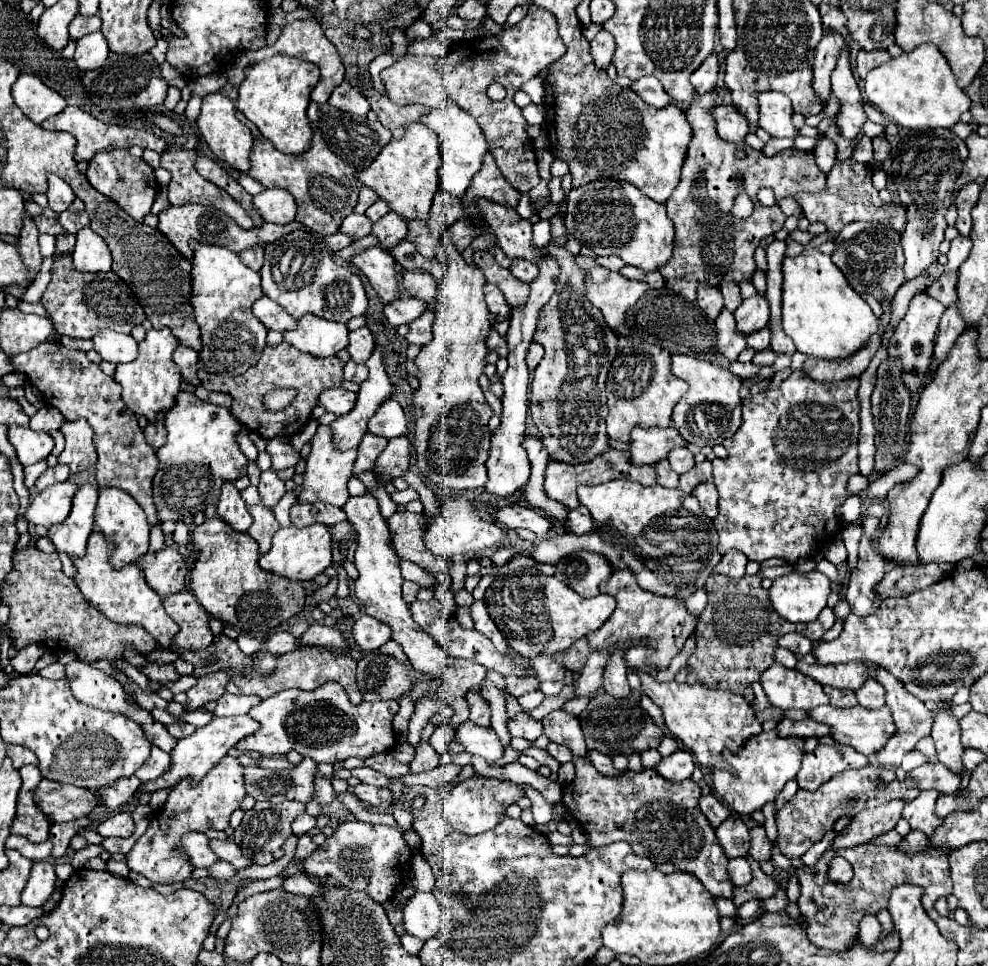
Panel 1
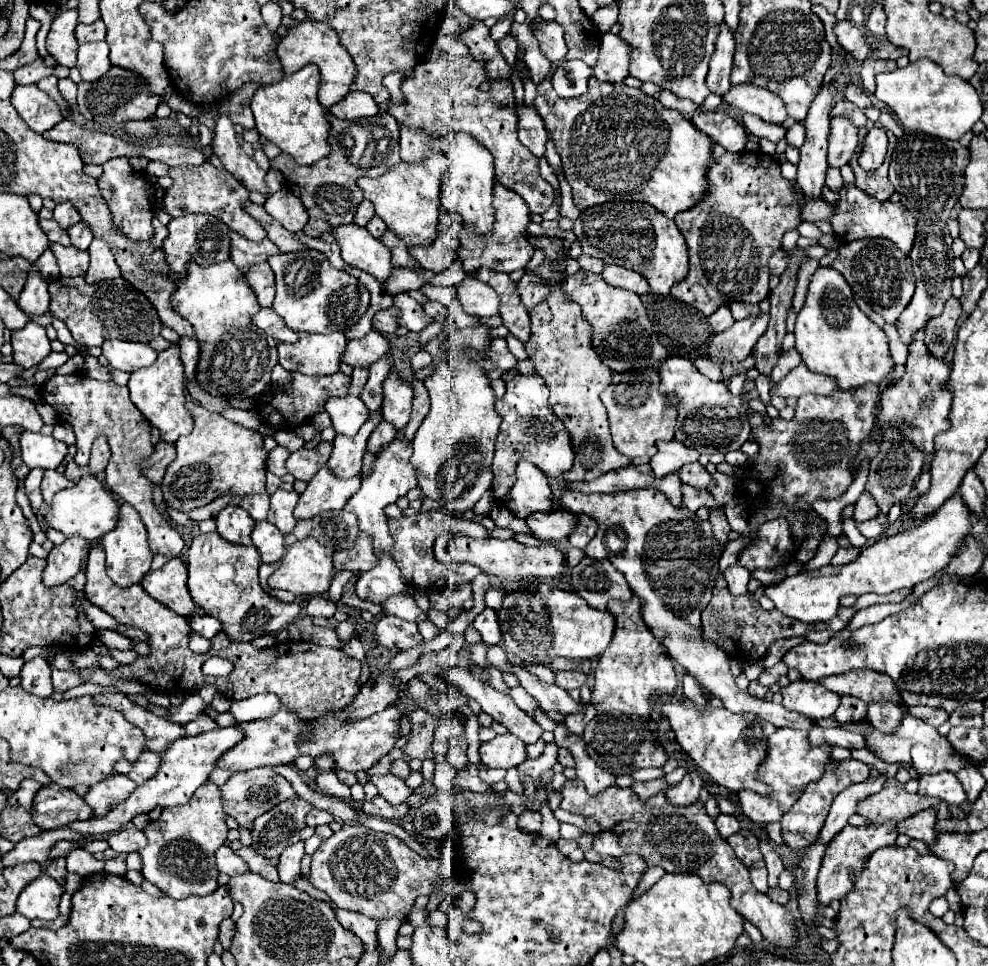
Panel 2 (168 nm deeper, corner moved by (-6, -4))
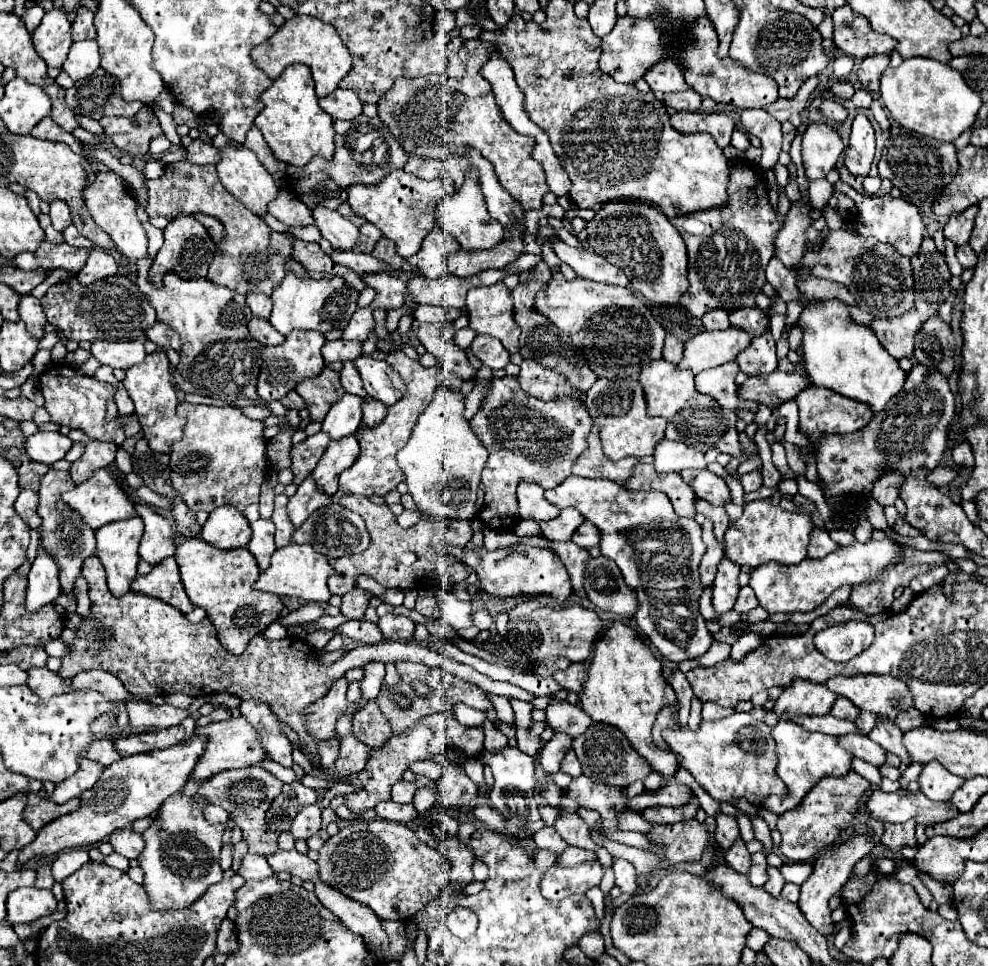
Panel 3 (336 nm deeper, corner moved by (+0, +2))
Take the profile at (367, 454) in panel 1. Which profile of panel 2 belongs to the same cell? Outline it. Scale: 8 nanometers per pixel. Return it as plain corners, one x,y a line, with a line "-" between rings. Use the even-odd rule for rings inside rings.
381,420
379,426
373,430
373,434
369,436
367,450
371,450
373,454
379,452
379,448
385,446
385,444
389,444
395,438
395,434
397,434
397,428
393,424
389,424
387,420

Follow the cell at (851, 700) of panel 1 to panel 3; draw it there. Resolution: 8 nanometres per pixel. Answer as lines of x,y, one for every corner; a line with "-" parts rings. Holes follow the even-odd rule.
837,698
835,700
835,704
833,704
833,708
831,708
831,714
835,716
835,718
841,718
841,720
855,720
857,716
859,716
859,710
853,706
853,702
849,702
847,698

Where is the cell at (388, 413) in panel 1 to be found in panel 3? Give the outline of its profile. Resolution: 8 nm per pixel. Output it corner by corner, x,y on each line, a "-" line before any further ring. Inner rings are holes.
361,356
355,360
355,366
361,374
363,388
371,398
383,402
385,406
393,406
395,402
401,400
401,396
405,396
403,378
385,360

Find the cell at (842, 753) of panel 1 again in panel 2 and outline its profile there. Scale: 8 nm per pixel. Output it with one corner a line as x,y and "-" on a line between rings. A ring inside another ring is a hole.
853,758
841,760
841,762
831,762
827,766
827,772
823,774
823,778
815,784
809,784
807,792
799,798
799,804
795,804
795,808
791,808
791,812
787,816
783,816
783,820
781,820
783,842
793,850
803,850
803,848
811,846
817,840
817,836
825,824
825,818
829,814
829,808
831,808
831,802
835,800
835,796
851,784
865,782
869,778
869,772
871,772
871,768
867,764
853,760

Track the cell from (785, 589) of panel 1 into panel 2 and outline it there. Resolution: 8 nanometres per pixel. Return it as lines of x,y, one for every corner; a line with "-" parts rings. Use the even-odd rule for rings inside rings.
959,494
951,496
927,522
919,528
911,528
899,532
895,536
881,538
867,548
861,550
857,560
843,564
843,566
827,566
823,570
803,572
791,578
785,578
777,584
765,586
765,596
771,598
779,612
789,618
801,622
817,622
817,620
831,620
839,608
839,600
845,594
863,596
863,594
889,594
899,588
913,588
917,582
923,582
935,572
947,566
947,560
955,556
957,544
969,534
969,508

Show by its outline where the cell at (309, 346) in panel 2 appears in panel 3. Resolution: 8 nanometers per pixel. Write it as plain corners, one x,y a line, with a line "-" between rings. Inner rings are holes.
293,330
281,346
265,346
261,350
263,364
257,384
257,394
263,400
281,400
289,390
295,388
303,378
313,378
325,368
325,360
321,356
321,346
325,344
325,336
313,330

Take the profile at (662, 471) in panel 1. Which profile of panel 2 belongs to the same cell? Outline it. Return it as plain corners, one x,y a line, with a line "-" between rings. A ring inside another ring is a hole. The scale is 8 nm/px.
683,486
683,500
691,512
697,512
699,508
707,508
707,510
723,508
709,492
697,492
695,488
687,488
687,486

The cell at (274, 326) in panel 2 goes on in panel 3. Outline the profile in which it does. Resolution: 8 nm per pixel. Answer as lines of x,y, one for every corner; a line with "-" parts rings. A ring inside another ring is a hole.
255,316
247,326
249,326
249,334
251,334
255,340
259,340
261,344
265,344
265,346
277,346
277,344
285,342
285,336
279,334
279,332
271,326
271,322
265,320
265,318
257,318
257,316

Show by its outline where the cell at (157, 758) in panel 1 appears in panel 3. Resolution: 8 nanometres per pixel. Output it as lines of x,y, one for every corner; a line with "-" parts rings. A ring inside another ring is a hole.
97,740
83,754
85,754
85,758
95,760
95,762
99,762
103,766
111,766
113,762
117,762
117,760
123,758
121,754
117,754
117,750
115,750
115,746
113,746
111,740
101,740
101,742

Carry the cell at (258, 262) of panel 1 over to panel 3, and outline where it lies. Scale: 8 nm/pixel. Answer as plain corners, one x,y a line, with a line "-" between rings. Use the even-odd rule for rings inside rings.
251,292
247,296
247,306
259,318
267,318
271,314
271,298
263,292

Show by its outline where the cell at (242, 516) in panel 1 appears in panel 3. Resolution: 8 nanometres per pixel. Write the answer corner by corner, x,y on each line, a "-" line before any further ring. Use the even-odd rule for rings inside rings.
219,506
209,514
201,538
221,550
245,548
251,540
249,520
235,506

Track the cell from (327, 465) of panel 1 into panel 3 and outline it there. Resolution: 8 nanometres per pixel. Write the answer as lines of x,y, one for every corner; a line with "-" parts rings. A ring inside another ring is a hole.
307,476
303,480
303,484
297,488
297,492
289,498
289,504
287,504
287,512
289,512
289,518
291,522
297,526
301,526
305,522
305,518
309,518
317,508
321,506
327,506
331,504
333,496
327,496
323,494
317,484
313,482
311,476

